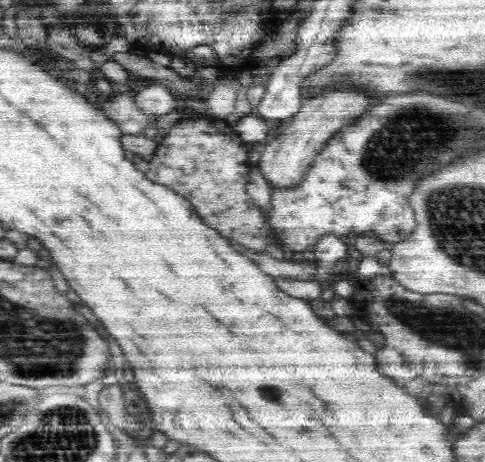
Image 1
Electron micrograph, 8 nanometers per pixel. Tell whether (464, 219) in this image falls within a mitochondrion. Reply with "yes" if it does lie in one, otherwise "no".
yes

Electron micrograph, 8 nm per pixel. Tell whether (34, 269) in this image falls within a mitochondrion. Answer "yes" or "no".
no

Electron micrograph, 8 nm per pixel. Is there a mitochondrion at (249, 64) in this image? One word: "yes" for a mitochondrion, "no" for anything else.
no

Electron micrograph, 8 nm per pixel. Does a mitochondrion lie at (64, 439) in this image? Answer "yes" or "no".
yes

